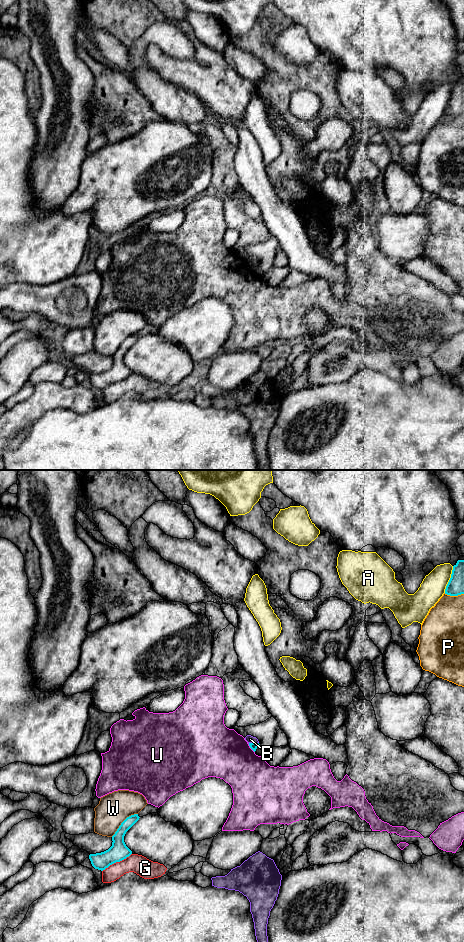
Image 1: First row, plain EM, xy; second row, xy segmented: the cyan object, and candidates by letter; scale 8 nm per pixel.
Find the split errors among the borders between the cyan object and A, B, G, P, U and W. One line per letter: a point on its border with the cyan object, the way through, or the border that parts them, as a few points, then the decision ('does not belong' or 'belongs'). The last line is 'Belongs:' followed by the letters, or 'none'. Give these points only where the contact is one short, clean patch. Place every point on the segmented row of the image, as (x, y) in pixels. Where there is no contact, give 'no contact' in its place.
A: xy (450, 579) | does not belong
B: xy (253, 743) | along xy (258, 742), (248, 743) | does not belong
G: xy (116, 861) | does not belong
P: xy (454, 595) | does not belong
U: xy (250, 747) | does not belong
W: xy (122, 822) | does not belong
Belongs: none

